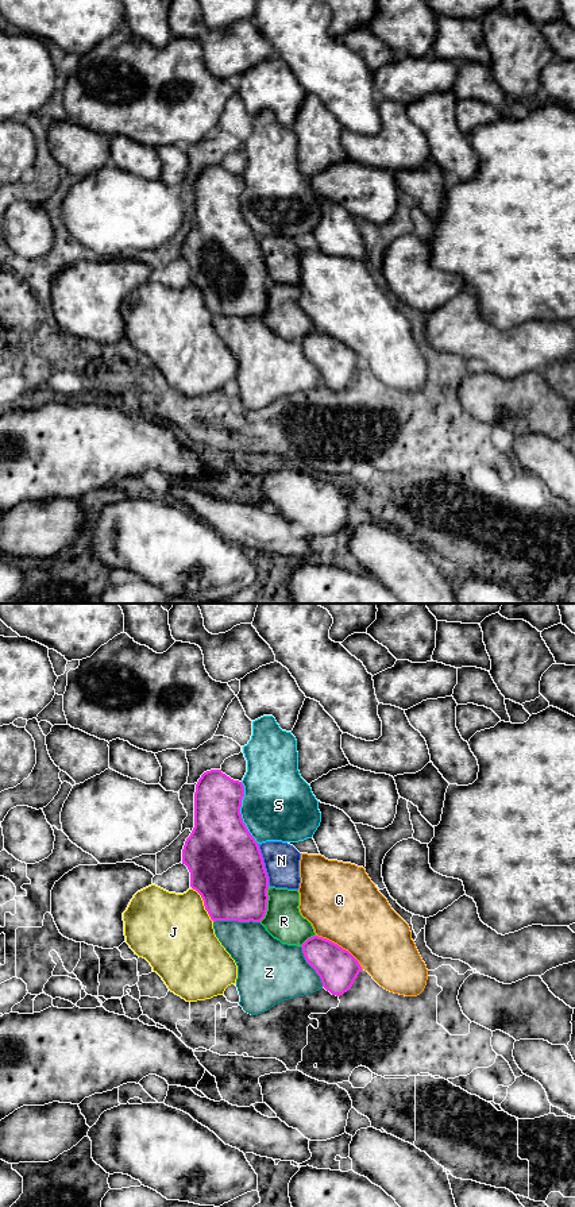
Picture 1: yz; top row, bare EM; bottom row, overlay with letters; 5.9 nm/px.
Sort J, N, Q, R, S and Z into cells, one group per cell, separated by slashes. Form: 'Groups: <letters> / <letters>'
Groups: J / N / Q / R Z / S

